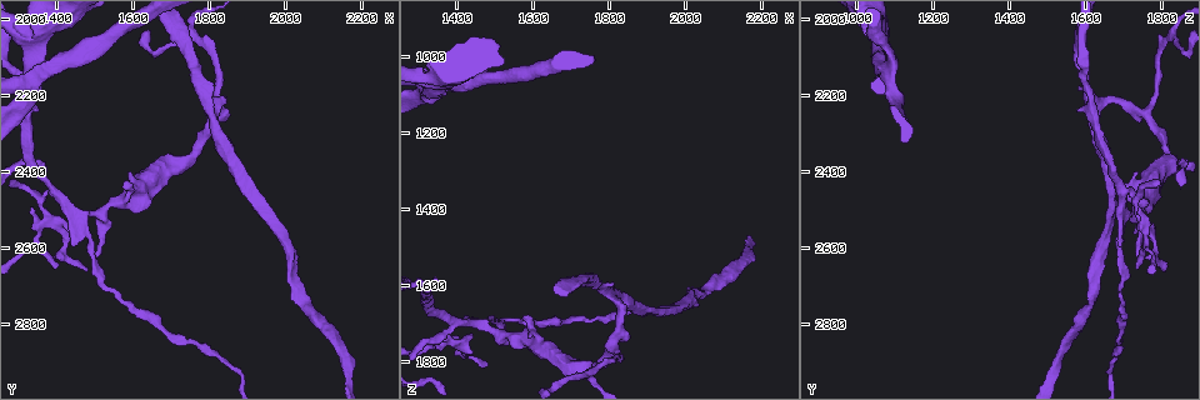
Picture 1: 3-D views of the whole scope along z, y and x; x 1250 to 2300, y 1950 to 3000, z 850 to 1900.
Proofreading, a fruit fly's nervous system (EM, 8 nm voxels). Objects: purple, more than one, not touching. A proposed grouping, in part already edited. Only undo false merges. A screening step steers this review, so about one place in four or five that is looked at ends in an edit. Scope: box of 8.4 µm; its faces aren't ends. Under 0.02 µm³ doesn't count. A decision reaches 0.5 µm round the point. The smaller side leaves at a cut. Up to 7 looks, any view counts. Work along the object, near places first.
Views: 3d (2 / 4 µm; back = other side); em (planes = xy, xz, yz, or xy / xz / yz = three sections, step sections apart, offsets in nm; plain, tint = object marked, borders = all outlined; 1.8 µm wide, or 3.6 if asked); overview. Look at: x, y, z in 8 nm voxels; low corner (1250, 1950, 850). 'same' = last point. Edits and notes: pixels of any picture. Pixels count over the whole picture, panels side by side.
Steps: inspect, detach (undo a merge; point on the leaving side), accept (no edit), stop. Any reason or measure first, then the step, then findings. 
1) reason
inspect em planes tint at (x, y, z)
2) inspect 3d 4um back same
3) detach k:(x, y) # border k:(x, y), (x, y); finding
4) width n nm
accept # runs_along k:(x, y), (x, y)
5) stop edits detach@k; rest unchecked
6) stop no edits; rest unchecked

sharp bend
inspect 3d 2um at (1355, 2115, 1085)

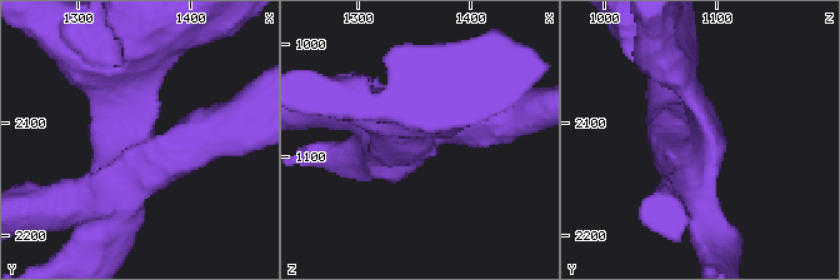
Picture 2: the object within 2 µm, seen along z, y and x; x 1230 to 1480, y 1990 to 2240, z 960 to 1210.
arms 4; need the tissue
inspect em xy step 8 tint at (1362, 2124, 1080)

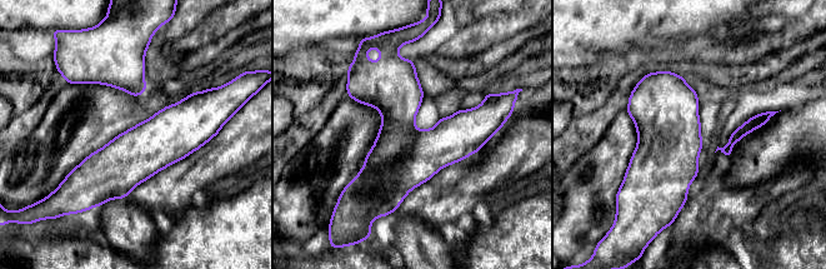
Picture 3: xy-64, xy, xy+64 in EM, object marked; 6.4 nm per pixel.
inspect em planes tint same

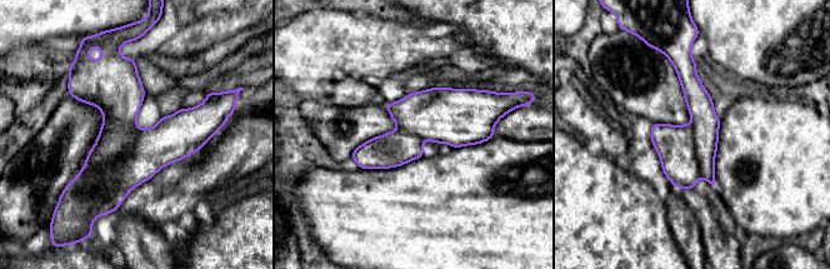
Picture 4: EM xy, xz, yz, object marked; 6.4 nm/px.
detach 4:(140, 164) # border 4:(139, 128), (96, 184), (115, 208); a second cell is stuck on

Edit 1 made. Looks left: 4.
redraw
inspect overview

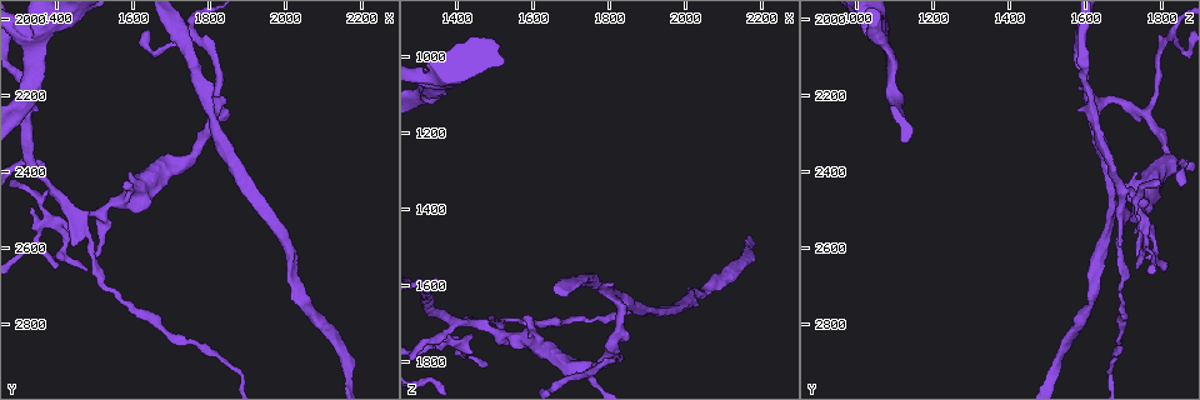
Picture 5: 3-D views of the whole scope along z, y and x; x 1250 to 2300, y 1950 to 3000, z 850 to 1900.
narrows sharply
inspect 3d 4um at (1755, 2850, 1680)

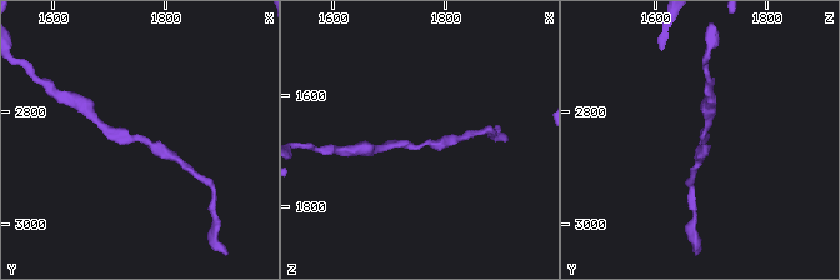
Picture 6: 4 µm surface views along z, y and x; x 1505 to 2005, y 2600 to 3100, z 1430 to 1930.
shape alone is not enough
inspect em xz step 8 tint at (1755, 2850, 1690)

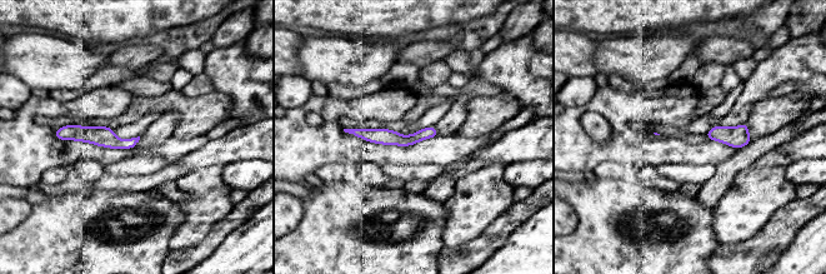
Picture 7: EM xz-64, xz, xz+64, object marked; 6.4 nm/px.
cut it another way
inspect em planes borders same

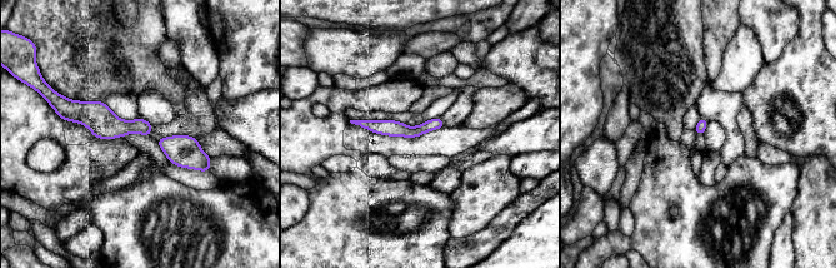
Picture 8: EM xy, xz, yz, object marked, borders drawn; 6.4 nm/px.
accept # runs_along 8:(66, 117), (148, 132); continuous, no second cell

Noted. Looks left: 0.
stop edits detach@4; rest unchecked

